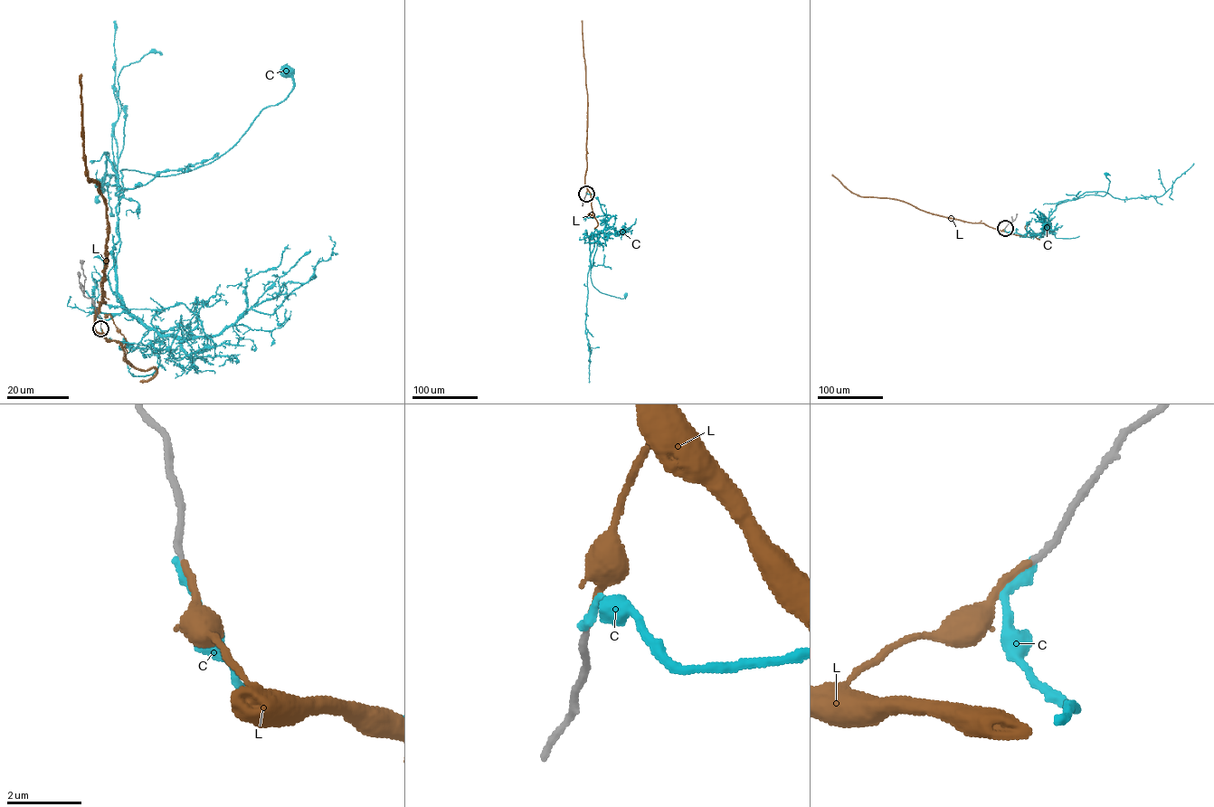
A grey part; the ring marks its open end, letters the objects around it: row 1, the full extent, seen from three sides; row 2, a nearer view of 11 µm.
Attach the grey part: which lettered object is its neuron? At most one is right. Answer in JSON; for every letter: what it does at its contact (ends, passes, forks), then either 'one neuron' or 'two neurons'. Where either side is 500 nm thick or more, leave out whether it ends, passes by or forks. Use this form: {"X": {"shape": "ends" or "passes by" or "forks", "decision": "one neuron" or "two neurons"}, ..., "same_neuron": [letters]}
{"C": {"shape": "ends", "decision": "two neurons"}, "L": {"shape": "ends", "decision": "one neuron"}, "same_neuron": ["L"]}

